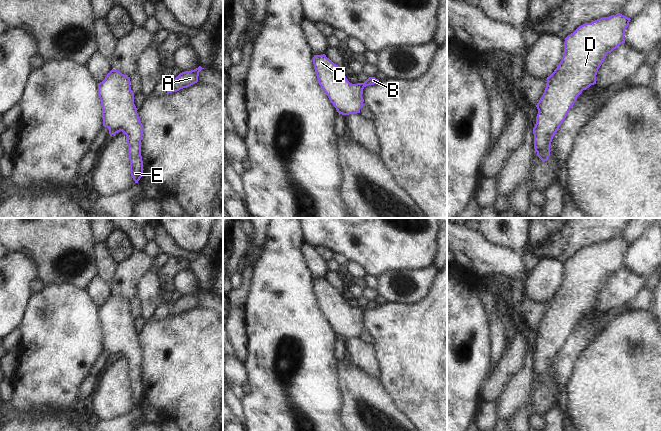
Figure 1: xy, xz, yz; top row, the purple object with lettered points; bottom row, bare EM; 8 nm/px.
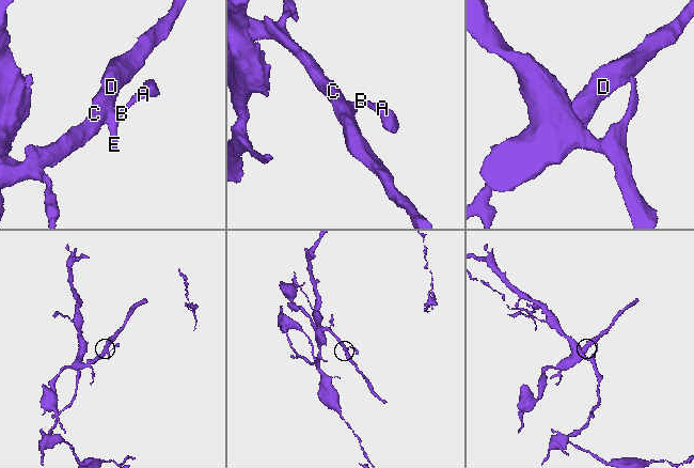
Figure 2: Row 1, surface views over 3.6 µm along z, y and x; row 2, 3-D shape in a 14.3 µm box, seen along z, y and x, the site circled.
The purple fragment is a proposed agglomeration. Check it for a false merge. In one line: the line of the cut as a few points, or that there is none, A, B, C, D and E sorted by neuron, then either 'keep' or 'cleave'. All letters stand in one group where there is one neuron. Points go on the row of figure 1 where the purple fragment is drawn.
cut none; groups A B C D E; keep

